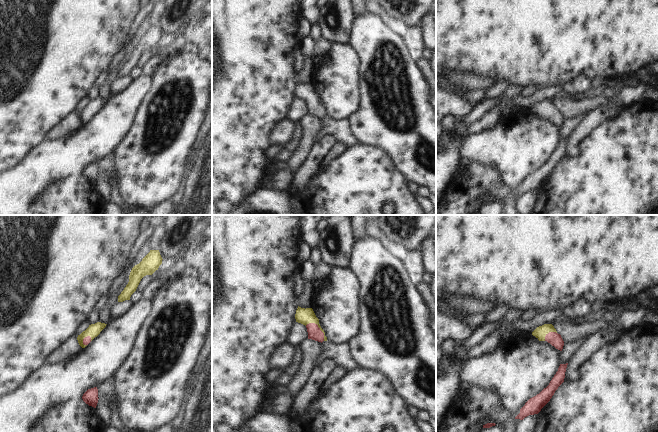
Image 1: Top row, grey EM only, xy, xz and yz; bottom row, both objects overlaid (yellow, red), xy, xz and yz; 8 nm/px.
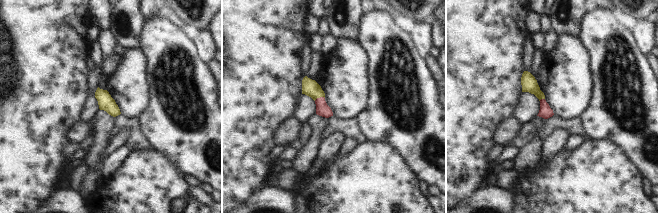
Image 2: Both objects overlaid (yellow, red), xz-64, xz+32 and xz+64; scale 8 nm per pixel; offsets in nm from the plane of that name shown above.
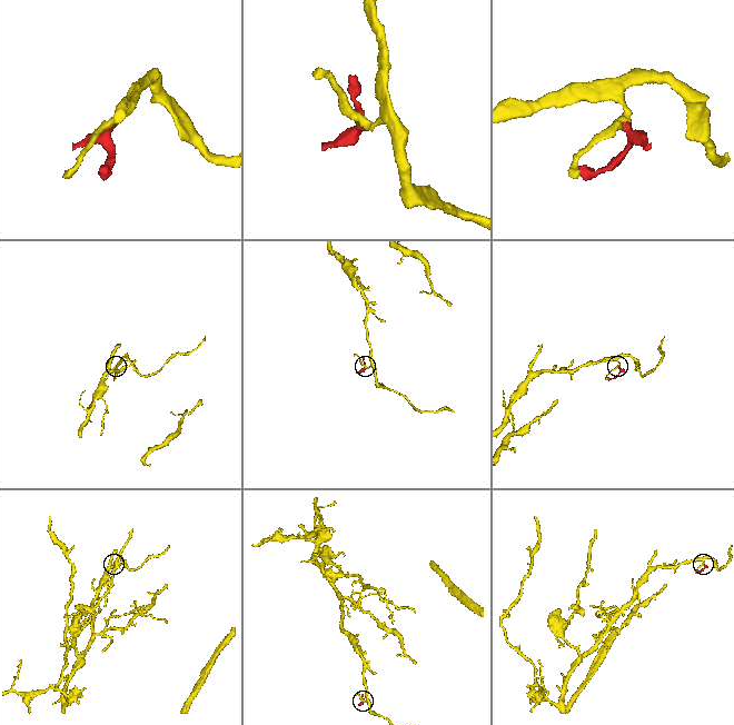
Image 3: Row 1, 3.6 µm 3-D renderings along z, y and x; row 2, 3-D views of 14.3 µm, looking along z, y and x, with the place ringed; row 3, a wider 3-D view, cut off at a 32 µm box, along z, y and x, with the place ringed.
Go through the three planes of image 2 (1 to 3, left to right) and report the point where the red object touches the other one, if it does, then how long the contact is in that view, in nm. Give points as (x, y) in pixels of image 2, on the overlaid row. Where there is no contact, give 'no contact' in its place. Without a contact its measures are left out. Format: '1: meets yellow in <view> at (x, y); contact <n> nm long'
1: no contact
2: meets yellow in xz+32 at (319, 97); contact 90 nm long
3: meets yellow in xz+64 at (541, 98); contact 50 nm long

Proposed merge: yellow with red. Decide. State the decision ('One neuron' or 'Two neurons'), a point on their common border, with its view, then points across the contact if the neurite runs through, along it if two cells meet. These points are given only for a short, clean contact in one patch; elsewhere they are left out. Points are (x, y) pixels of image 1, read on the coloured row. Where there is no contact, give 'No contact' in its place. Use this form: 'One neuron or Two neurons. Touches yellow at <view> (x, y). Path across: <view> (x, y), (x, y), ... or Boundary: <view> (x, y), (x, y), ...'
One neuron. Touches yellow at xz (318, 326). Path across: xz (304, 316), (318, 326), (314, 332).

